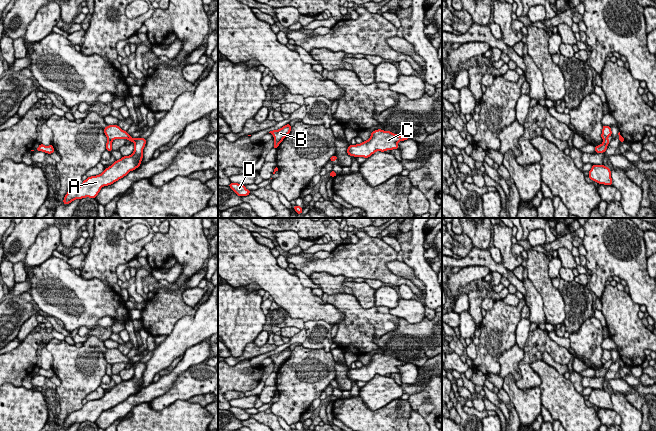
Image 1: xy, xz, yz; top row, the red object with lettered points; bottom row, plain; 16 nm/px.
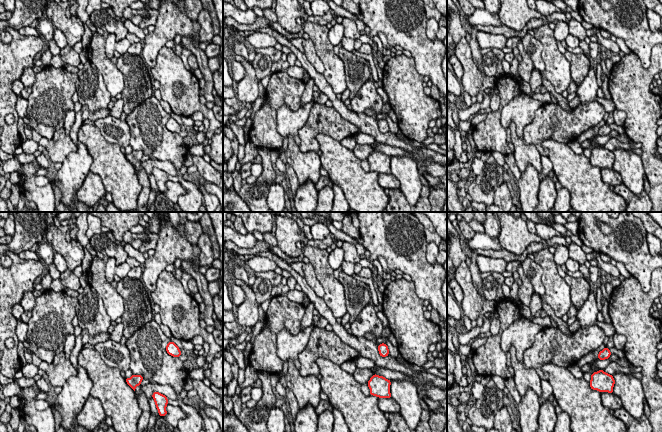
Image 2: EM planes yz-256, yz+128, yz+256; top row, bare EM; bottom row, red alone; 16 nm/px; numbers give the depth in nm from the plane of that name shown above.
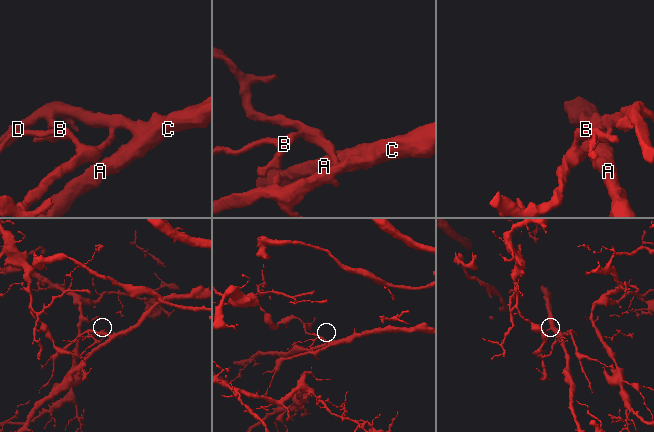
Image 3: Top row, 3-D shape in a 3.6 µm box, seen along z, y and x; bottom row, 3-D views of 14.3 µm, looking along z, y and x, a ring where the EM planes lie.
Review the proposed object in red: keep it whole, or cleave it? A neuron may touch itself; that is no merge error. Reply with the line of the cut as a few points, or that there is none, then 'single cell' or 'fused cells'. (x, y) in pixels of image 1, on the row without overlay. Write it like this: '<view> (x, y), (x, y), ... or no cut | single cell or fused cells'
yz (607, 361), (603, 364) | fused cells

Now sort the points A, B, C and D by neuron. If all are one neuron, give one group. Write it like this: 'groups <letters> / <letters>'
groups A C D / B

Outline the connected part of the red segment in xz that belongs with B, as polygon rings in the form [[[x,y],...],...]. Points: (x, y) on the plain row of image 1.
[[[286,348],[285,350],[283,350],[282,352],[278,353],[278,354],[273,354],[270,355],[269,357],[271,357],[274,360],[274,369],[273,372],[278,372],[279,368],[283,365],[283,363],[288,360],[288,358],[291,355],[291,350],[290,348]]]

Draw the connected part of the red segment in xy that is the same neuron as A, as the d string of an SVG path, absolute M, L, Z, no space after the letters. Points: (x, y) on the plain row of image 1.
M118 349L105 351L104 358L112 365L115 363L127 363L133 366L134 376L130 380L122 380L120 384L116 384L100 399L87 401L80 410L70 413L64 421L64 429L76 423L96 422L102 411L113 408L141 389L146 363L140 361L131 362L130 358L122 354Z

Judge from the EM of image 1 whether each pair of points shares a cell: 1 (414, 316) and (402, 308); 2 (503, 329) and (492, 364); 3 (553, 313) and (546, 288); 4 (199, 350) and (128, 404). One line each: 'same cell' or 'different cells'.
1: same cell
2: same cell
3: same cell
4: same cell

